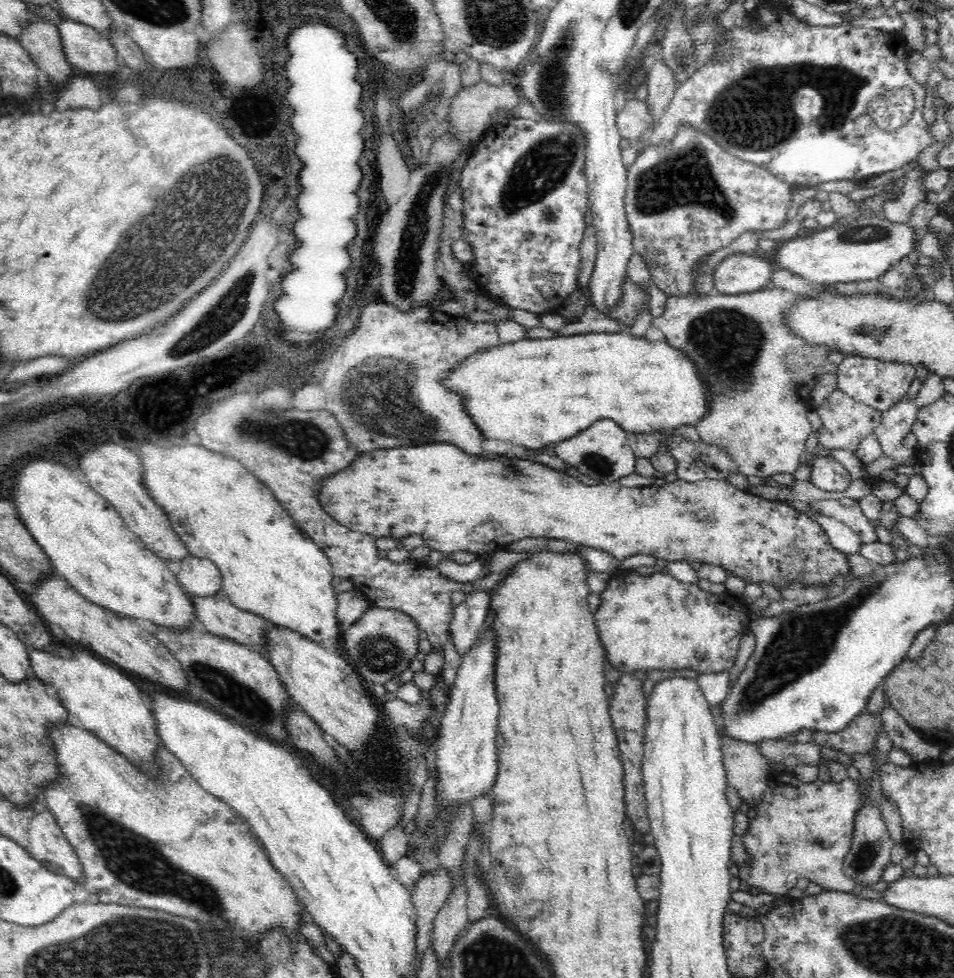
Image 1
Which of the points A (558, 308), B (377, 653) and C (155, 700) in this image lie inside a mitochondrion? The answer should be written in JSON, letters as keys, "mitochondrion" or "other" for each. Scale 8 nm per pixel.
{"A":"other","B":"mitochondrion","C":"other"}

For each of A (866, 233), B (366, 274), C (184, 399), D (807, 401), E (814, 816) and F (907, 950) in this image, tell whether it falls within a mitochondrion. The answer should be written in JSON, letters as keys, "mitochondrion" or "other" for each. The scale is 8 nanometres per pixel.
{"A":"mitochondrion","B":"other","C":"other","D":"other","E":"other","F":"mitochondrion"}

